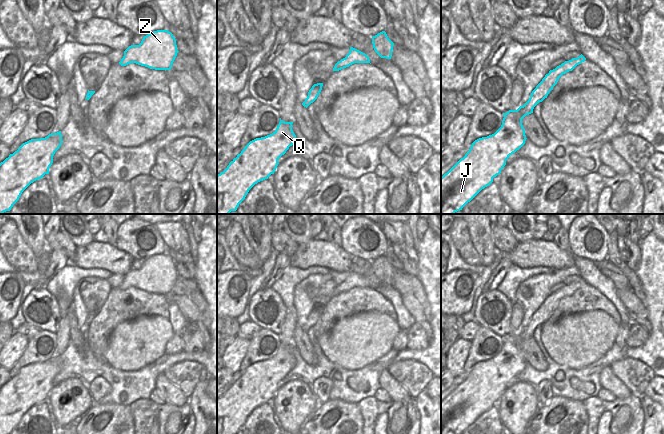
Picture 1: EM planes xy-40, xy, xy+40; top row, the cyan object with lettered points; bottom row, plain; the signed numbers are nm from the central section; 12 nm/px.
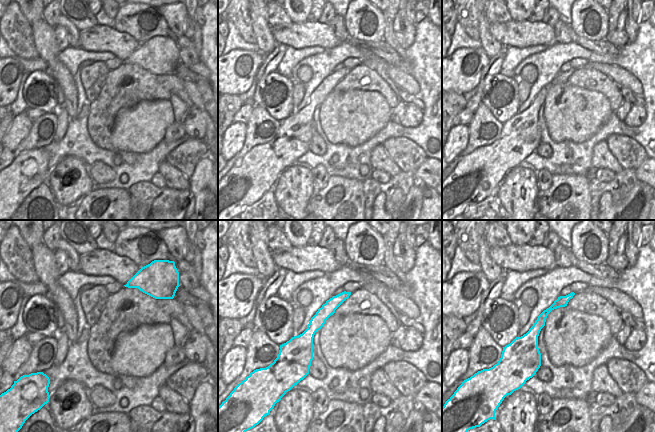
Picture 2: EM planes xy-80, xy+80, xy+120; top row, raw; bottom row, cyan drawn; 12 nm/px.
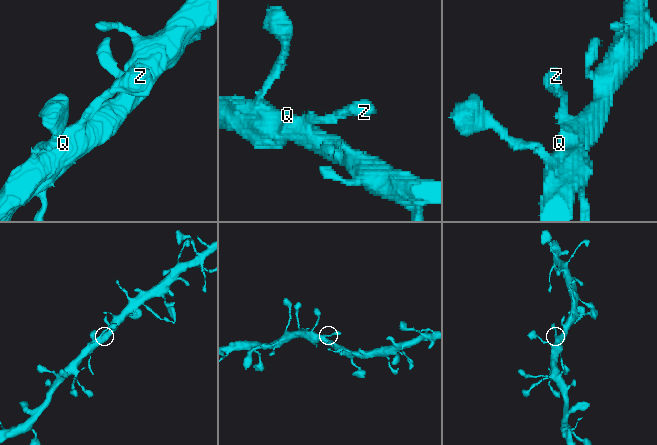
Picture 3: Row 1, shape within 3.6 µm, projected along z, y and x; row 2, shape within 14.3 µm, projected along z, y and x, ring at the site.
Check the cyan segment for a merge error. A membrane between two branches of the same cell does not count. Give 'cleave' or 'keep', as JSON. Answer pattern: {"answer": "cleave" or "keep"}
{"answer": "keep"}

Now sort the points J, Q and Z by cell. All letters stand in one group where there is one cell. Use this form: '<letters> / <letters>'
J Q Z

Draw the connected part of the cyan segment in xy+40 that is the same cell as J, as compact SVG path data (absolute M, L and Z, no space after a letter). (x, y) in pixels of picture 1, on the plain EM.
M581 278L577 282L565 285L555 293L550 294L542 305L532 315L529 324L517 334L503 337L501 351L492 359L475 364L469 375L447 397L441 401L441 434L462 434L482 413L493 406L493 402L501 397L510 379L519 374L526 365L522 343L533 337L534 331L547 322L550 315L557 308L558 303L565 297L572 295L586 282Z

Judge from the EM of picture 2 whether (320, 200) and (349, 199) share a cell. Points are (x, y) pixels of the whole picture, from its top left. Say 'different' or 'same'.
same

